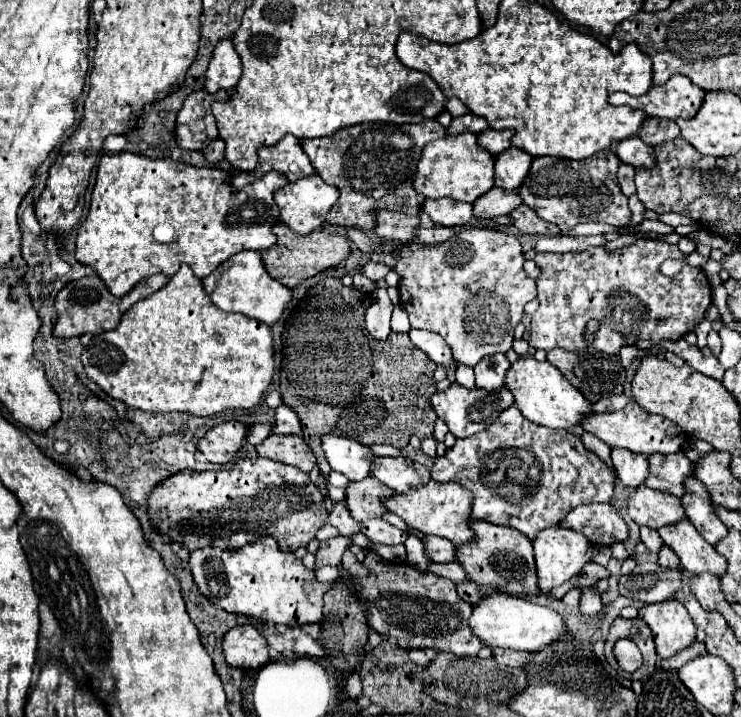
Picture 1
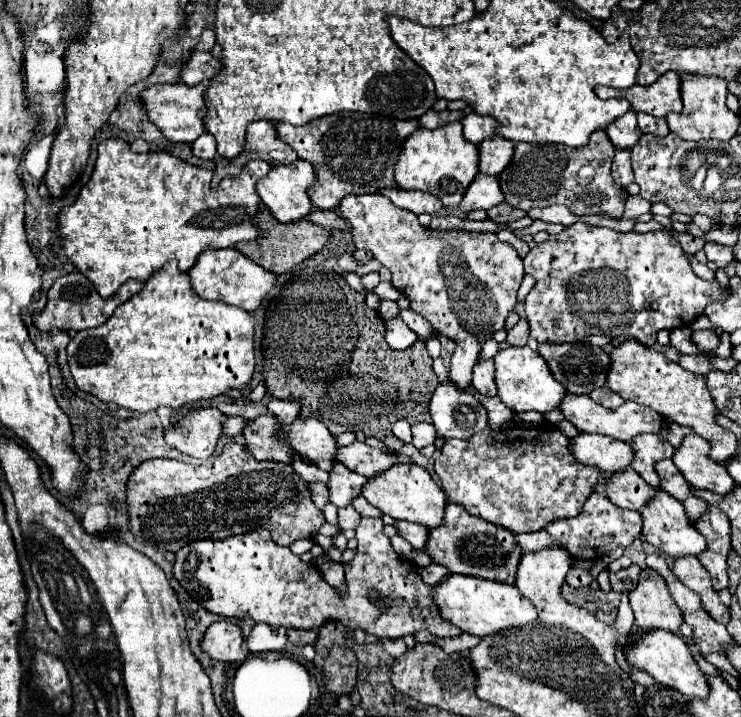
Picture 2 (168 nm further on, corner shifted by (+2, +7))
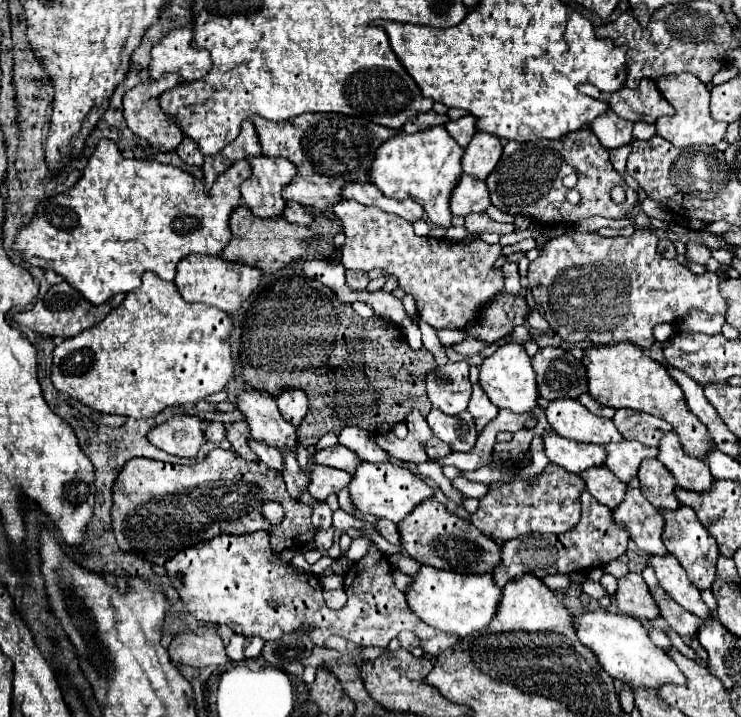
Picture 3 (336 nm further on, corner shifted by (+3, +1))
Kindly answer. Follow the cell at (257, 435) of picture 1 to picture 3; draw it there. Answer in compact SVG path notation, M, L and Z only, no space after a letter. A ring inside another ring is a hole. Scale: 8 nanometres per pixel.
M206 422L204 424L204 438L208 442L218 444L218 442L222 442L226 438L226 430L224 430L224 426L220 422Z

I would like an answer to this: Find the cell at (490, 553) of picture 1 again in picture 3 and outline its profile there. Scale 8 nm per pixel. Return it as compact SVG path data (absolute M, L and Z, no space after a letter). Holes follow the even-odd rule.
M428 498L420 502L400 524L400 548L420 564L462 572L462 574L488 574L494 570L500 558L500 546L486 538L480 530L474 530L474 524L450 514L438 500Z

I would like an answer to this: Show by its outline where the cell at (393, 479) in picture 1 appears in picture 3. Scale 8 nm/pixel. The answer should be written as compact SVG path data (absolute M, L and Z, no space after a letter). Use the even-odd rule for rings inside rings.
M336 444L332 448L318 450L314 454L314 462L322 464L322 466L330 466L330 468L340 468L340 470L346 470L348 474L354 474L354 470L360 464L360 458L352 450L348 450L346 446Z

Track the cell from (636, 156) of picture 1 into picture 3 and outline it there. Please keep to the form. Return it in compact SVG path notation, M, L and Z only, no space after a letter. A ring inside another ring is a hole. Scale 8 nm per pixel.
M606 110L604 114L596 116L590 122L590 130L596 134L596 138L606 148L620 148L632 142L632 122L618 118L612 110Z

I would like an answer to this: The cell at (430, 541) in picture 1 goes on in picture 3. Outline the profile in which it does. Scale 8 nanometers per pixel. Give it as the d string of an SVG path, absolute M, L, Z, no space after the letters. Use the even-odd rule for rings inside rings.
M376 520L374 526L376 526L376 530L378 530L378 534L380 534L382 538L386 538L390 544L398 544L398 528L396 528L394 522Z

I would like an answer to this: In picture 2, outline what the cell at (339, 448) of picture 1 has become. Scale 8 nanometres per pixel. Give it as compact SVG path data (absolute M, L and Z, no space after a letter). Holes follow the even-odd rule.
M297 418L293 424L281 424L285 438L289 438L291 448L301 456L311 458L319 468L331 472L335 466L335 456L339 450L337 438L327 430L327 426L315 418L301 420Z

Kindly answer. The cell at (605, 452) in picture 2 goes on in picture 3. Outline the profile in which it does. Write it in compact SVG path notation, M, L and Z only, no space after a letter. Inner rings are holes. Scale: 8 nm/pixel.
M548 432L544 438L544 454L552 464L562 466L568 472L580 474L592 466L604 466L606 450L604 446L590 446L582 442L570 442L554 432Z

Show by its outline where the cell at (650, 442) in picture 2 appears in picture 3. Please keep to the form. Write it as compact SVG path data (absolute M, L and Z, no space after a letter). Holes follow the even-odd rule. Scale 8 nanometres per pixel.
M622 440L604 446L606 450L606 468L620 480L630 482L630 478L636 478L638 466L644 458L656 458L656 448L642 446L634 440Z

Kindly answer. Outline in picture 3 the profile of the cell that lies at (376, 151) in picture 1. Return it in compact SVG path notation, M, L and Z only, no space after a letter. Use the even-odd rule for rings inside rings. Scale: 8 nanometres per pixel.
M300 114L286 122L254 116L252 122L260 138L262 154L288 158L298 170L294 180L282 188L284 200L312 208L328 208L338 202L338 190L346 182L366 182L366 170L370 170L374 150L378 150L386 138L398 134L398 130L344 114Z

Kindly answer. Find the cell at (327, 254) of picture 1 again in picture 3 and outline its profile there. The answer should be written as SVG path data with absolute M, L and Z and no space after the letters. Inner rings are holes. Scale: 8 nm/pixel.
M238 206L230 214L230 232L232 232L232 238L230 238L228 246L222 250L220 258L228 260L228 262L248 264L248 266L254 266L268 274L274 274L276 270L286 268L290 262L294 262L298 256L302 256L314 234L310 228L286 222L282 216L264 218L264 220L254 218L254 214L250 214L250 208L246 208L246 206Z

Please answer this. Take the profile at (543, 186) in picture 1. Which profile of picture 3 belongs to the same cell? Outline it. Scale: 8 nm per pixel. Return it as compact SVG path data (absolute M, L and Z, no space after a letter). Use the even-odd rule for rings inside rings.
M588 128L576 130L566 134L560 140L536 140L536 142L508 142L504 146L502 158L496 164L496 168L488 174L488 178L484 180L488 190L490 190L490 200L496 208L500 208L502 212L508 214L528 214L528 218L532 218L534 222L542 224L542 226L572 226L578 220L590 218L590 216L604 216L604 218L622 218L626 214L626 210L630 210L630 206L638 200L638 194L626 186L626 182L622 180L622 176L610 166L608 160L608 150L598 142L598 138L594 138L594 134ZM568 174L576 174L578 182L574 186L574 190L580 194L578 202L568 202L568 188L562 184L562 178ZM614 186L622 186L626 190L626 200L616 204L610 196L610 190Z

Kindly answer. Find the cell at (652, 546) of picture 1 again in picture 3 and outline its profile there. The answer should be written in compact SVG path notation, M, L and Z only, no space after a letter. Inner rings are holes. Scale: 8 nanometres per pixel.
M648 566L642 570L642 578L648 584L650 594L656 600L656 606L660 610L660 616L668 622L668 626L680 634L680 638L692 646L692 650L696 652L696 656L700 660L706 660L706 650L702 650L700 642L698 642L698 626L702 624L702 620L696 614L690 614L688 610L684 610L682 606L678 606L670 596L666 596L666 592L658 586L656 574L654 570L650 570Z

